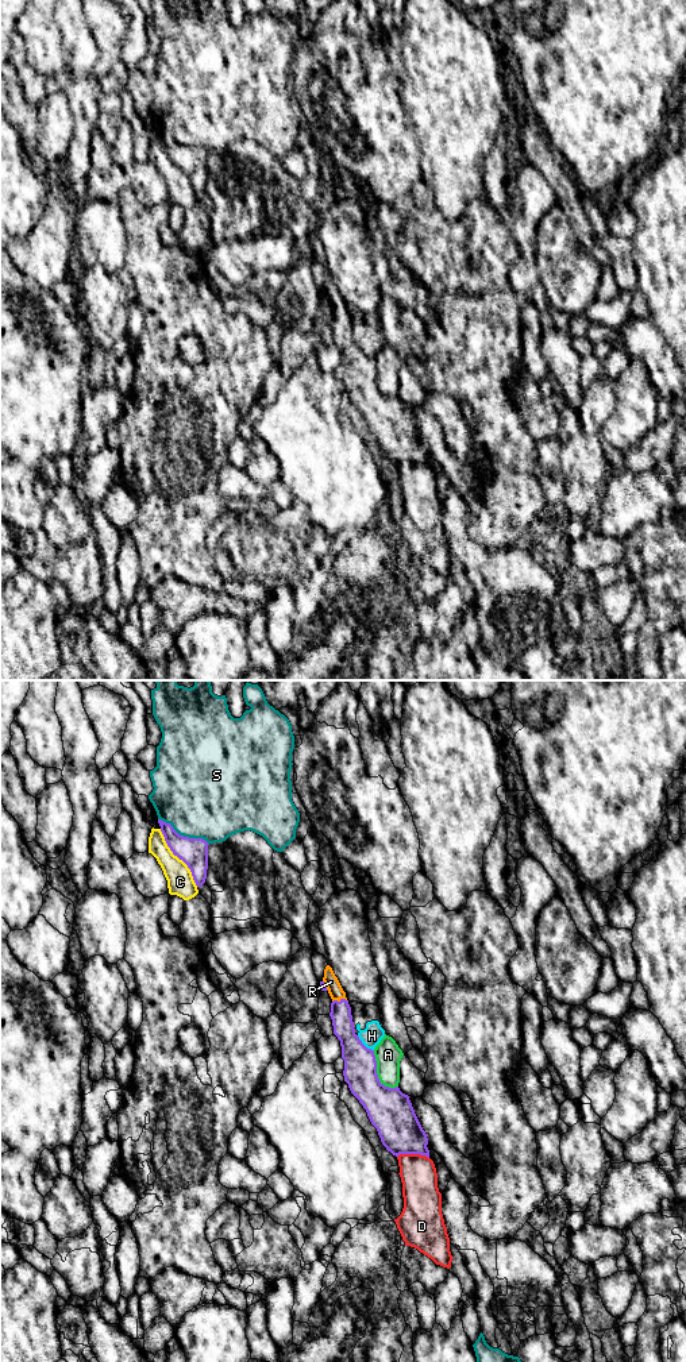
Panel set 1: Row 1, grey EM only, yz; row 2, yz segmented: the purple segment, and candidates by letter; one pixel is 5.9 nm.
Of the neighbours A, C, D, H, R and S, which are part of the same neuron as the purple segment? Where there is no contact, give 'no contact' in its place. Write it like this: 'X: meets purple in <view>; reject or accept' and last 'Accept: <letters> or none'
A: meets purple in yz; reject
C: meets purple in yz; reject
D: meets purple in yz; reject
H: meets purple in yz; reject
R: meets purple in yz; reject
S: meets purple in yz; reject
Accept: none

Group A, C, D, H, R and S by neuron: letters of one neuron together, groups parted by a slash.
A / C / D / H R / S

